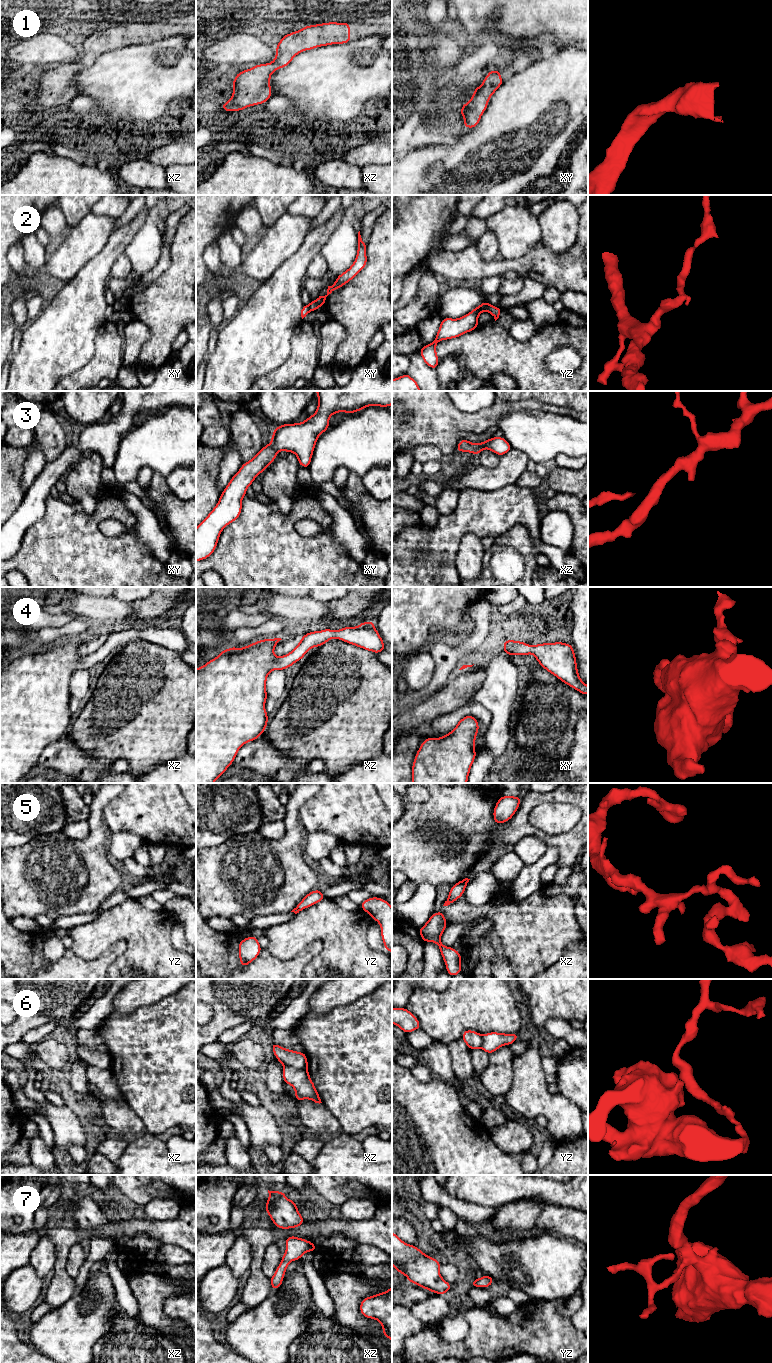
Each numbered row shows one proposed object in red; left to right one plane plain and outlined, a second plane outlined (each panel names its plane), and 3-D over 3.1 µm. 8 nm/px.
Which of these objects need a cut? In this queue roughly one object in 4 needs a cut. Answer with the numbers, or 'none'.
2, 6

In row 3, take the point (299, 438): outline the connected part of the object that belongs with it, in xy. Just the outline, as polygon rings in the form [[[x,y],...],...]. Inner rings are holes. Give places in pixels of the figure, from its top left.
[[[316,391],[316,394],[318,406],[312,416],[301,423],[275,428],[271,443],[243,463],[231,478],[217,505],[196,528],[196,561],[213,554],[223,529],[239,518],[247,488],[279,451],[294,453],[299,465],[309,468],[317,439],[329,428],[329,418],[334,413],[351,414],[372,405],[384,408],[392,405],[392,391]]]

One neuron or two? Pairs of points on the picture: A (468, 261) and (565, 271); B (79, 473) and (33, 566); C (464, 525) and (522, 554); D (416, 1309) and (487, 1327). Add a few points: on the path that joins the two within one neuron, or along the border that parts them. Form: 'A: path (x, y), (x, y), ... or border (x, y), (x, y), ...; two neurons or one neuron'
A: path (492, 266), (529, 265), (532, 262), (541, 264); one neuron
B: border (74, 499), (89, 514), (94, 511), (98, 499); two neurons
C: border (516, 527), (510, 528), (495, 538); two neurons
D: border (439, 1320), (425, 1325); two neurons

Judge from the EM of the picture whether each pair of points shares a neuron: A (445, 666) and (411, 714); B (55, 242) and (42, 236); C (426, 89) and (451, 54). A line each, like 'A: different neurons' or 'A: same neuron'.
A: different neurons
B: different neurons
C: same neuron

